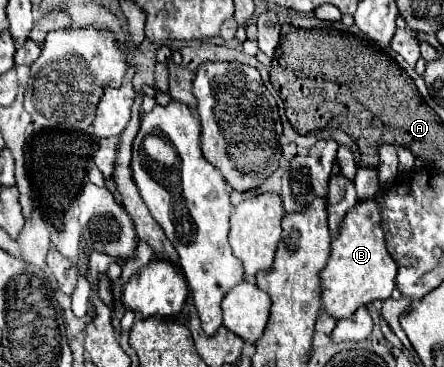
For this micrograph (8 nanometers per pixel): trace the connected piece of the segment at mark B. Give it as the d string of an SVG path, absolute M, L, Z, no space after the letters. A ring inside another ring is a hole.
M361 200L351 208L339 228L339 236L331 242L331 256L321 272L323 310L331 316L349 318L359 306L373 300L387 300L395 288L397 262L387 250L381 228L381 206L377 200Z

